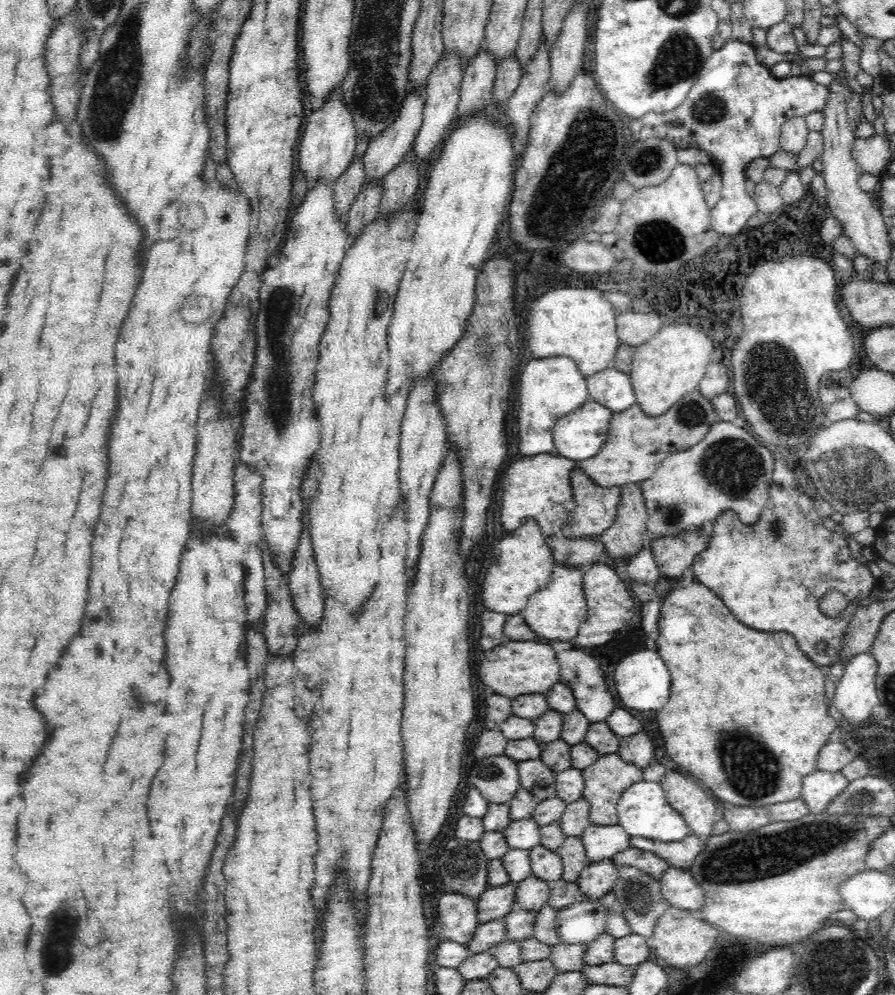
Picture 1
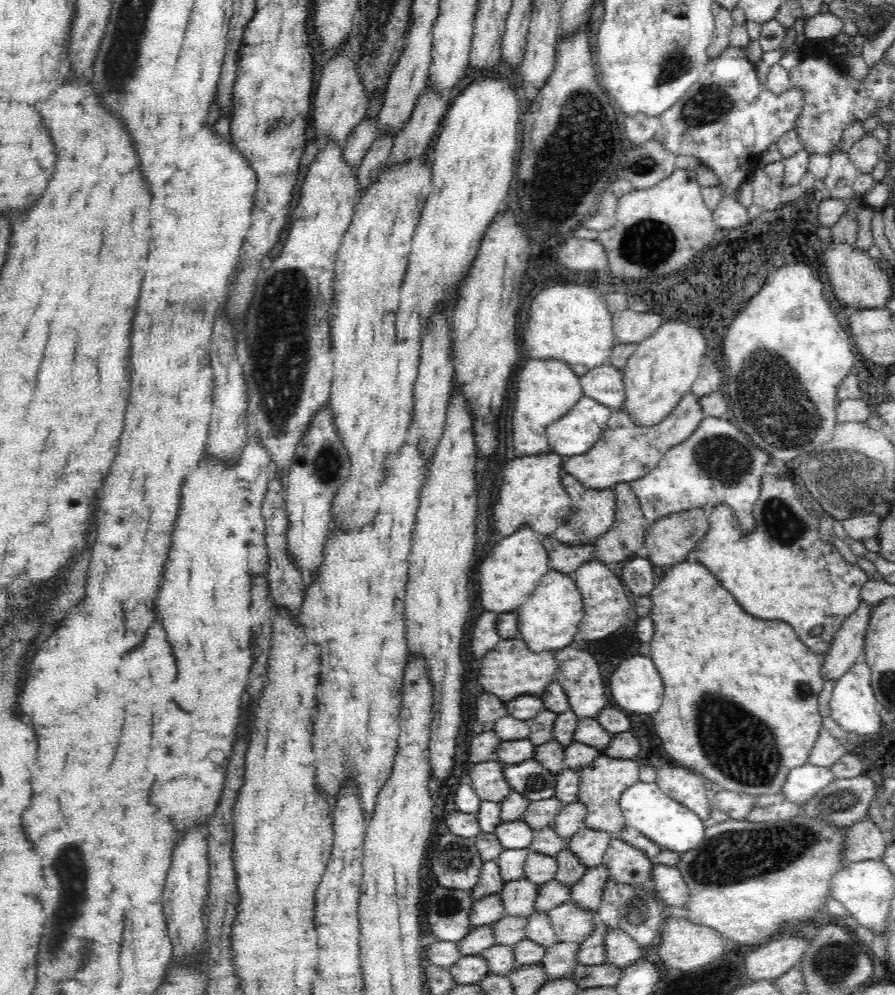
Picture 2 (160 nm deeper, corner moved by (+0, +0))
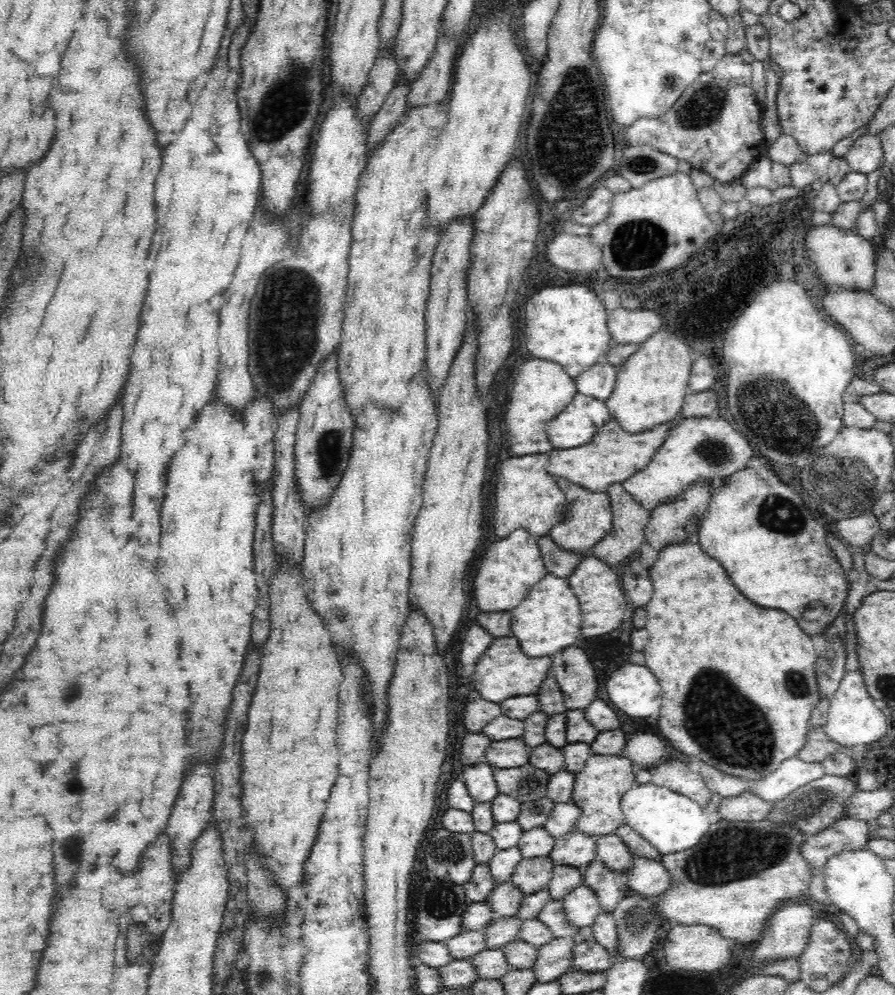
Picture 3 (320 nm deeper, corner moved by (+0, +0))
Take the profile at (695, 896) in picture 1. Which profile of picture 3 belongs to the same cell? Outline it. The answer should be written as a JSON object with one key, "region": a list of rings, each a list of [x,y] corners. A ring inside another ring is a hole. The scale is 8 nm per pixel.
{"region":[[[634,855],[631,865],[630,872],[621,874],[625,877],[626,888],[651,898],[668,890],[672,877],[661,861]]]}

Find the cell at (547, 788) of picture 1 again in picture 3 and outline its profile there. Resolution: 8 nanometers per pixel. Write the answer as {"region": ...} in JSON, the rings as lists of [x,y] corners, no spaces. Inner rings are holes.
{"region":[[[529,762],[518,768],[493,768],[498,792],[513,796],[518,802],[546,797],[550,775]]]}

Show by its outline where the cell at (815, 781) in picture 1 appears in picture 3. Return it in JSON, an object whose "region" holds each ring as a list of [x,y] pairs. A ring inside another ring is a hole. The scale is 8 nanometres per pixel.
{"region":[[[796,756],[782,763],[764,780],[748,782],[749,791],[757,794],[762,800],[773,803],[824,775],[825,768],[821,762],[803,761]]]}

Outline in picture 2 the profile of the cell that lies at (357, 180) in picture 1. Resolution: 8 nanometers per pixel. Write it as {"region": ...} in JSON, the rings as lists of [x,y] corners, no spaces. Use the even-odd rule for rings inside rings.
{"region":[[[366,115],[362,117],[362,122],[348,136],[348,142],[342,149],[342,155],[350,167],[356,169],[361,165],[362,159],[370,145],[375,141],[376,131],[378,131],[378,115],[375,118],[368,119]]]}

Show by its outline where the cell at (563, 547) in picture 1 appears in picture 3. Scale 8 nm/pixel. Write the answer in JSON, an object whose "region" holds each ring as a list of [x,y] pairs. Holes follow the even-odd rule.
{"region":[[[548,535],[537,537],[546,570],[558,577],[569,577],[580,564],[584,554],[562,550]]]}

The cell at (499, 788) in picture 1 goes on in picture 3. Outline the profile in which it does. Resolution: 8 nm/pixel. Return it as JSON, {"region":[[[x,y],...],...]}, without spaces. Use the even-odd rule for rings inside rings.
{"region":[[[484,761],[466,766],[463,777],[468,794],[475,804],[491,803],[491,800],[494,800],[496,795],[500,793],[496,786],[493,766]]]}

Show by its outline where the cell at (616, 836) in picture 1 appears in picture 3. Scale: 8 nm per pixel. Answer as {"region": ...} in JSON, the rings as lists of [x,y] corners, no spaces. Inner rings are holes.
{"region":[[[579,831],[564,834],[554,842],[554,848],[548,854],[552,864],[565,864],[580,870],[588,868],[588,864],[597,856],[596,840],[598,836],[586,835]]]}

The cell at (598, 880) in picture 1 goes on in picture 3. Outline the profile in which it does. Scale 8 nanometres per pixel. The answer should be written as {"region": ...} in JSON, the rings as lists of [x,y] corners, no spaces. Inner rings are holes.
{"region":[[[584,884],[568,892],[562,901],[568,921],[578,928],[591,926],[601,911],[596,893]]]}

